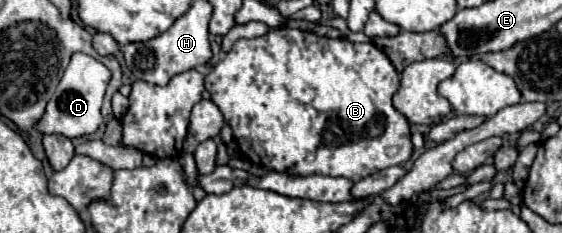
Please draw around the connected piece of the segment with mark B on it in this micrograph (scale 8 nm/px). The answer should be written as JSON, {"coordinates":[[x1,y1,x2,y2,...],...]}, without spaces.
{"coordinates":[[290,27,274,29,264,37,236,41,226,59,206,75,210,99,222,111,242,155,250,163,260,163,270,171,290,171,300,177,330,175,350,181,410,159,410,123,392,105,392,95,398,87,398,71,376,45,320,37,312,31]]}

